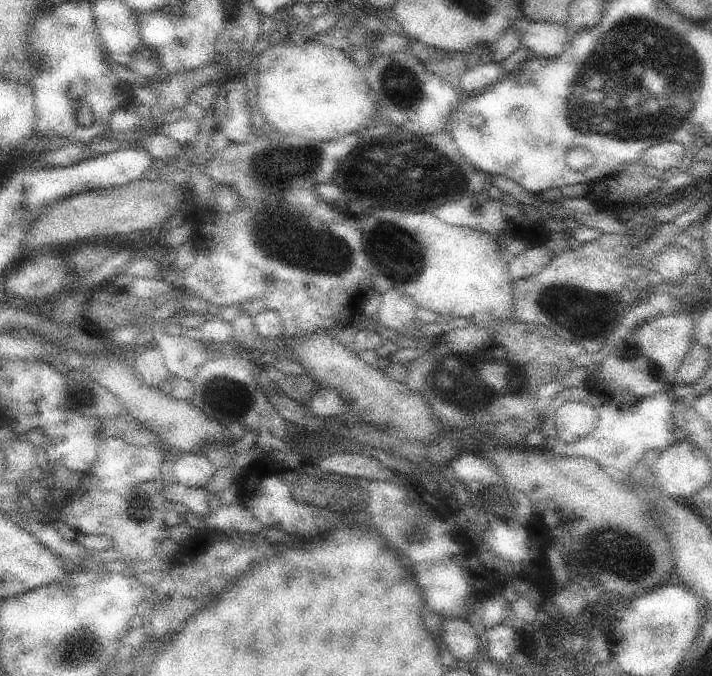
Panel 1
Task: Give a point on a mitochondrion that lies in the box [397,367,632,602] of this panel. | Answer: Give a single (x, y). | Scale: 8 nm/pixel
(526, 531)

